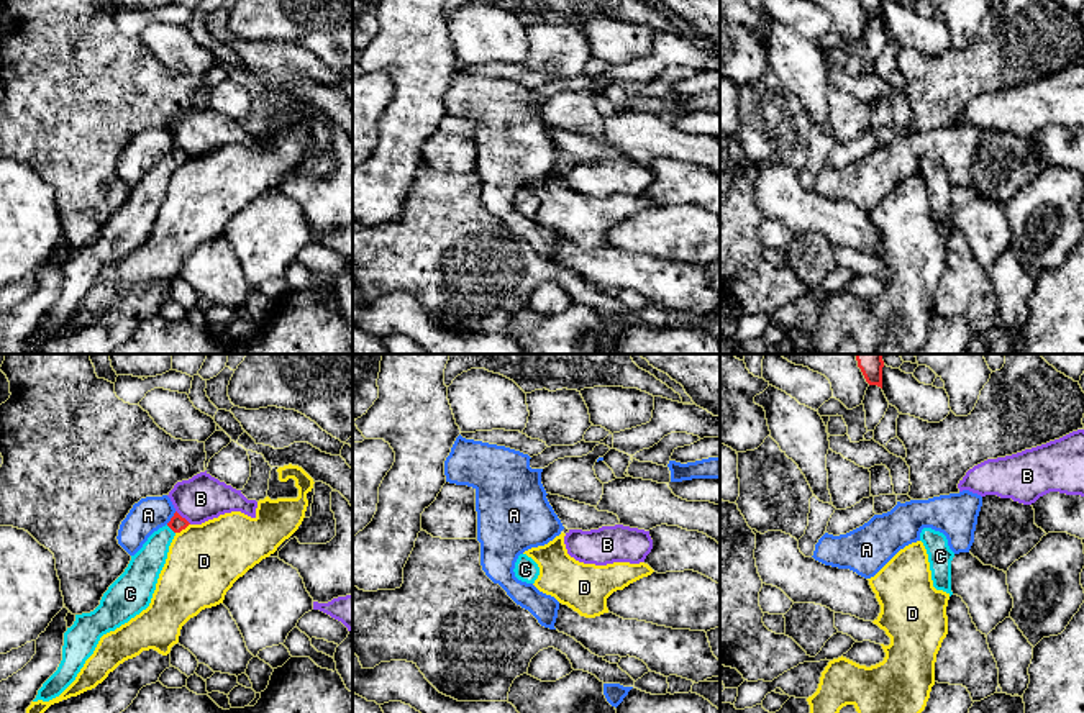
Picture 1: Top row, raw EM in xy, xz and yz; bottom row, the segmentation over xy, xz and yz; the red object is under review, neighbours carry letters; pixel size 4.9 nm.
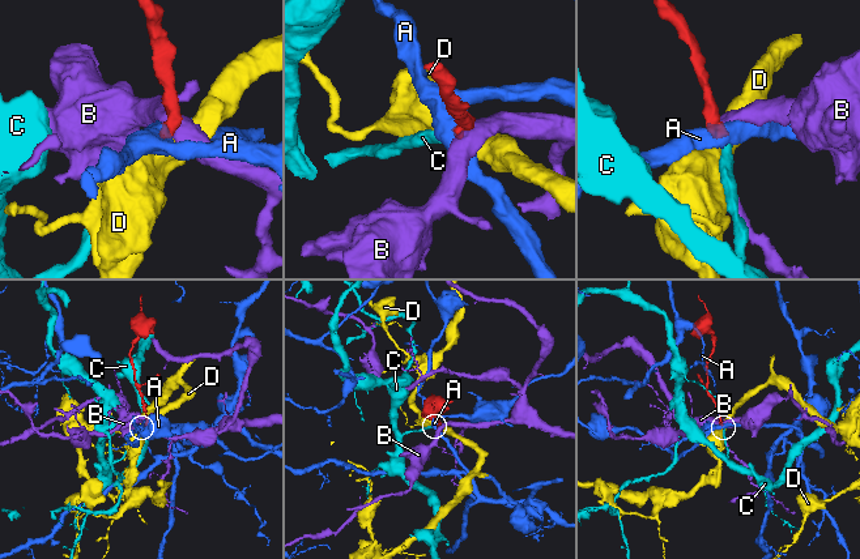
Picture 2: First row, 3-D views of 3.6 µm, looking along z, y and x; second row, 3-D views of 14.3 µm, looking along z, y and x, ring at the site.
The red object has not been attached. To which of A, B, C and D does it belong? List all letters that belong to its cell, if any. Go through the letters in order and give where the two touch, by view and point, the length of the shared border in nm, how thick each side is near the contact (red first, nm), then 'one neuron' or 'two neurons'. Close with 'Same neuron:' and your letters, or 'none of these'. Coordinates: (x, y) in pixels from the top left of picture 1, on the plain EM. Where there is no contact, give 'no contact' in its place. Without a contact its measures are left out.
A: xy (171, 151) | 80 nm | 80/170 nm | two neurons
B: xy (184, 151) | 100 nm | 80/220 nm | two neurons
C: xy (171, 161) | 60 nm | 80/160 nm | one neuron
D: xy (182, 161) | 90 nm | 80/360 nm | two neurons
Same neuron: C

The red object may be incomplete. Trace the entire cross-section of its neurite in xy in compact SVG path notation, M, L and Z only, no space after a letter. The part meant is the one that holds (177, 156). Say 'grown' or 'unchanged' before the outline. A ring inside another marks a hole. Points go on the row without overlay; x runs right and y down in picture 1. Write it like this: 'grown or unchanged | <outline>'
grown | M175 144L171 154L154 164L131 188L128 200L103 226L100 238L90 246L75 248L74 257L64 266L62 293L33 334L59 329L75 313L100 270L149 239L169 179L174 169L189 157Z

